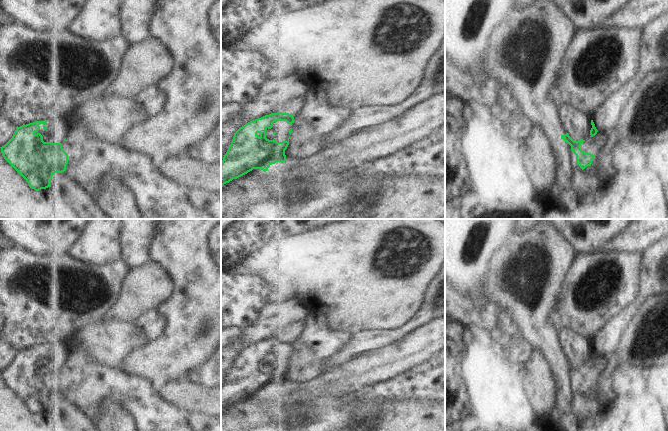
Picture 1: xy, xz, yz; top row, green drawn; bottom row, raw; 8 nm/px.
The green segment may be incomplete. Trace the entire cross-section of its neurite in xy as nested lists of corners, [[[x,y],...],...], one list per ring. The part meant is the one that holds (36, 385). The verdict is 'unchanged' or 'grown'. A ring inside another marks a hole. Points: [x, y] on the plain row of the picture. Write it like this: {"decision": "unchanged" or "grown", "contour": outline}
{"decision": "unchanged", "contour": [[[47,345],[17,350],[12,362],[0,371],[4,383],[35,415],[50,411],[52,400],[66,395],[68,388],[68,378],[62,368],[44,366],[37,356],[40,348],[46,354]]]}

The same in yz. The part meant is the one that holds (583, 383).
{"decision": "unchanged", "contour": [[[568,357],[561,359],[561,363],[567,366],[571,370],[572,376],[576,379],[576,387],[584,394],[587,390],[591,390],[595,379],[584,376],[581,374],[580,370],[585,365],[581,363],[580,365],[574,365]]]}

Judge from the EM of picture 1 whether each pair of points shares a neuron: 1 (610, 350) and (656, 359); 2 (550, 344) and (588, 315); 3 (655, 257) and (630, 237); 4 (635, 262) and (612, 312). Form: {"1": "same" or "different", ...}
{"1": "different", "2": "different", "3": "different", "4": "same"}

